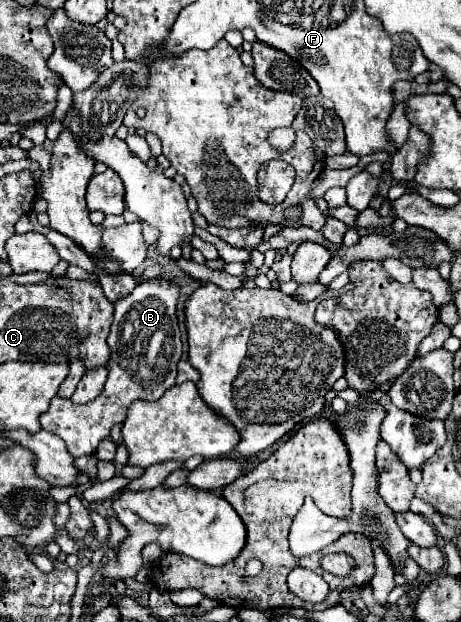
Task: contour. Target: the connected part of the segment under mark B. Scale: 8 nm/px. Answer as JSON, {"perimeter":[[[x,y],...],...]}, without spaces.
{"perimeter":[[[151,279],[137,285],[129,297],[113,301],[115,313],[107,339],[111,359],[107,363],[109,375],[105,389],[87,405],[55,395],[49,409],[39,419],[45,431],[59,435],[67,443],[71,457],[93,455],[97,445],[109,437],[111,427],[125,421],[125,413],[133,401],[157,401],[171,385],[175,385],[177,363],[181,359],[181,331],[175,315],[177,297],[179,289],[175,285],[165,279]]]}

